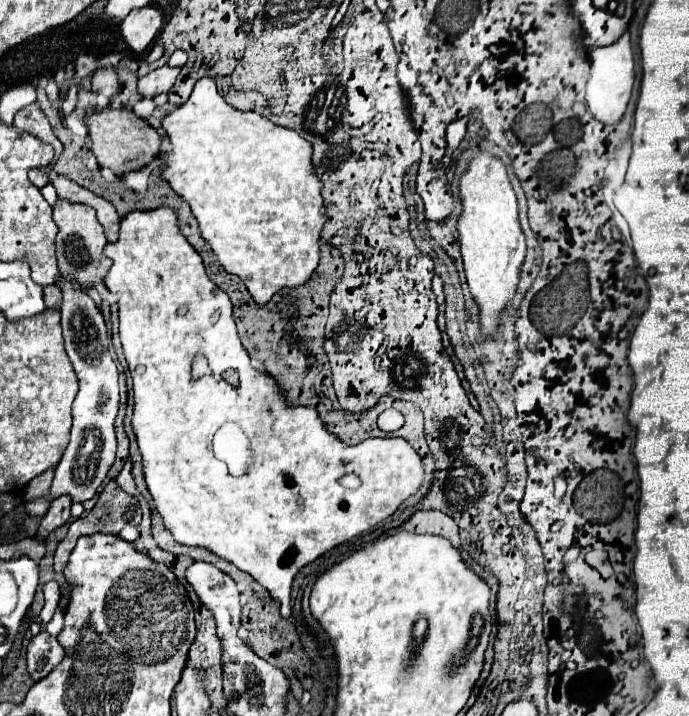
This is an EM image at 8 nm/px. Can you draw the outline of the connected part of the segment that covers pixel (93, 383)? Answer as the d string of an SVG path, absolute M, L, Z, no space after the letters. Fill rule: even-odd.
M59 273L55 285L61 289L61 327L65 337L65 349L69 355L69 361L77 373L79 379L79 393L73 401L73 429L71 429L71 441L63 453L61 463L55 469L55 479L51 483L49 495L41 499L33 499L25 503L25 513L31 517L43 517L51 505L53 499L61 495L69 495L73 503L83 503L87 499L93 499L105 481L117 451L117 439L115 439L115 415L119 409L119 371L115 361L111 361L109 353L109 337L107 327L101 311L97 309L95 301L81 289L81 285L73 283L73 279L67 279Z

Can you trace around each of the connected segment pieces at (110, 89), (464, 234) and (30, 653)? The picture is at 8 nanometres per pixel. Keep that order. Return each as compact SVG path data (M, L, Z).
M97 69L93 73L93 93L101 93L105 97L111 97L115 95L119 89L119 83L117 83L117 73L115 69Z
M487 151L477 153L459 179L459 197L463 201L463 211L457 221L457 241L465 263L467 285L481 309L479 323L483 333L495 335L499 315L515 295L525 257L525 237L517 219L517 199L503 161Z
M47 631L35 635L27 645L27 671L33 681L41 681L51 673L51 669L61 663L63 647Z

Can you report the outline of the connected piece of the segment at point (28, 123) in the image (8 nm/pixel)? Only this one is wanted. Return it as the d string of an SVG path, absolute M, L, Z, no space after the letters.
M31 103L31 105L23 107L23 109L19 109L19 111L15 113L13 125L15 125L17 129L21 129L21 131L33 133L35 137L39 137L39 139L45 141L45 143L51 143L53 149L55 149L55 159L61 155L63 145L61 145L61 141L53 135L51 125L49 125L45 113L39 109L37 103Z

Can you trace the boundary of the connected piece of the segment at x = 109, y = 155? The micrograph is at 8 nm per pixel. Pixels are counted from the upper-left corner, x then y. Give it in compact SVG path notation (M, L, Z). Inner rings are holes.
M105 107L103 111L93 111L85 115L85 125L89 129L89 141L91 151L97 157L97 163L101 169L111 169L117 175L125 175L127 171L135 171L145 167L149 161L153 161L161 151L161 137L159 133L141 117L137 117L127 107Z

